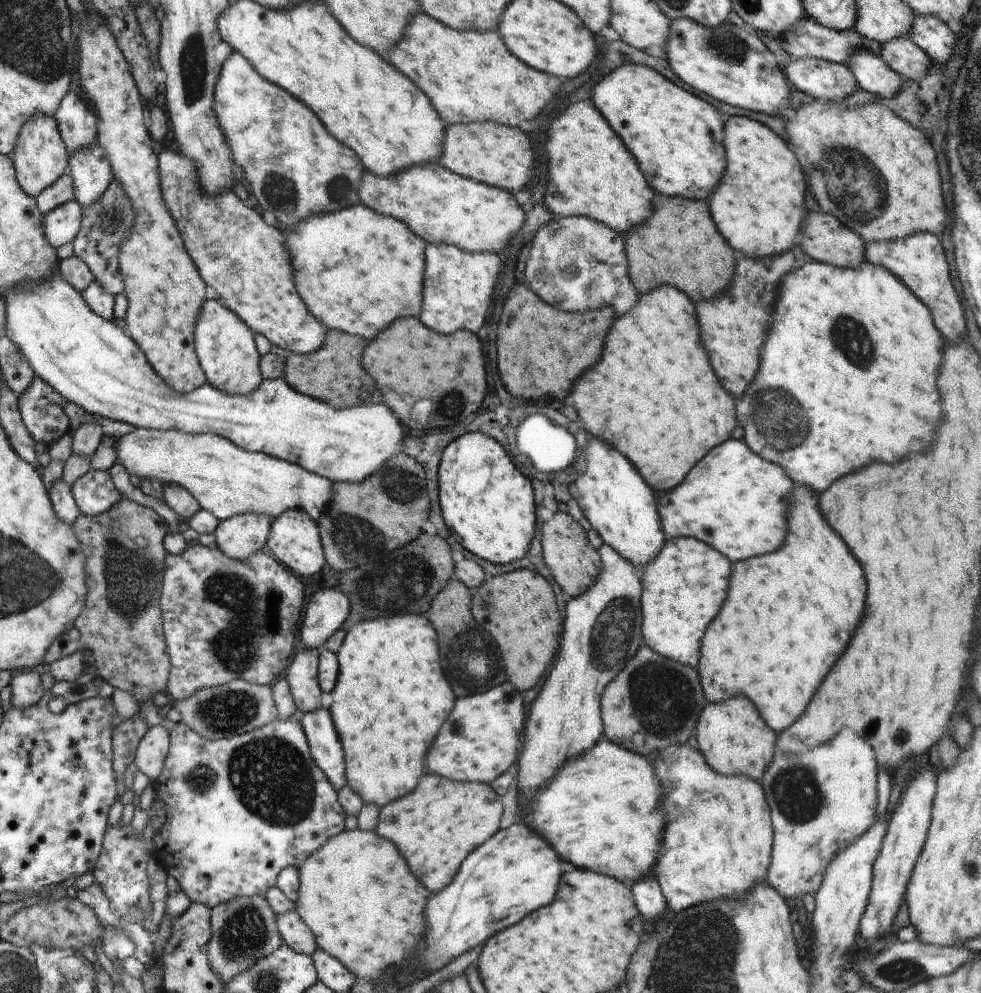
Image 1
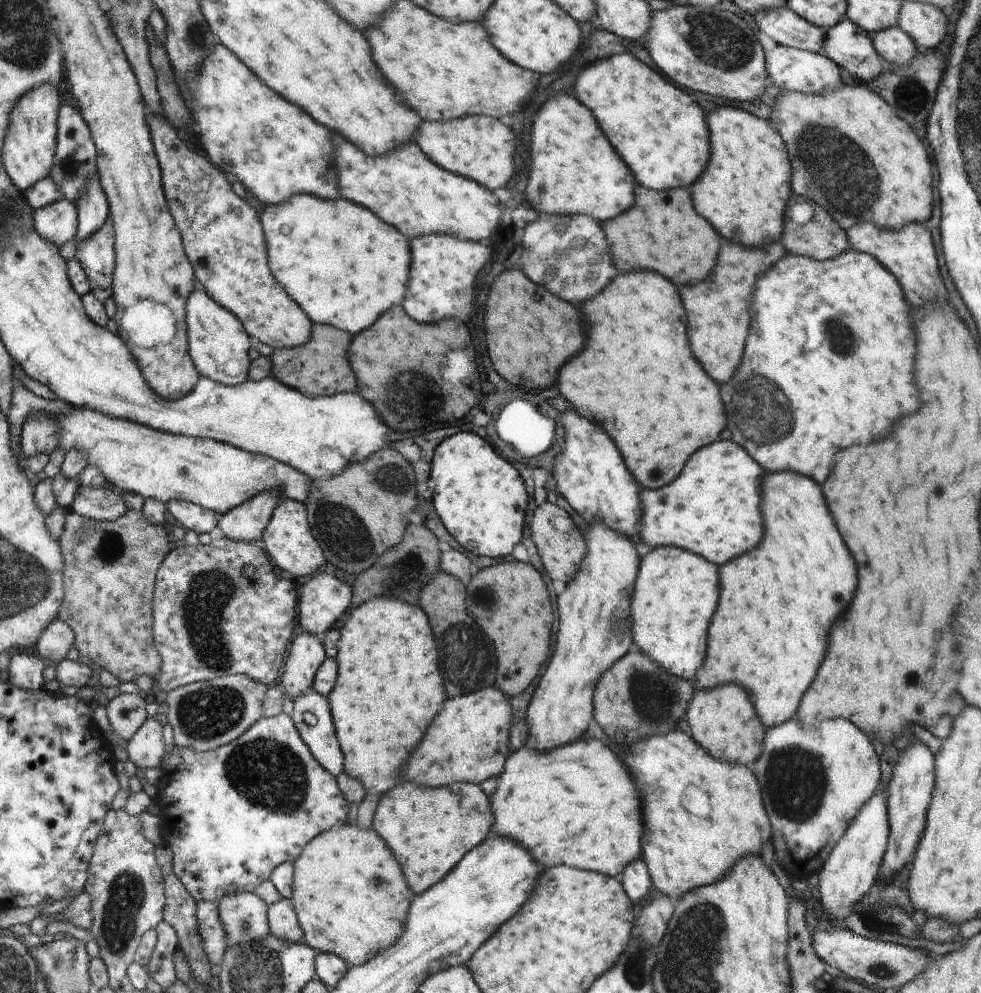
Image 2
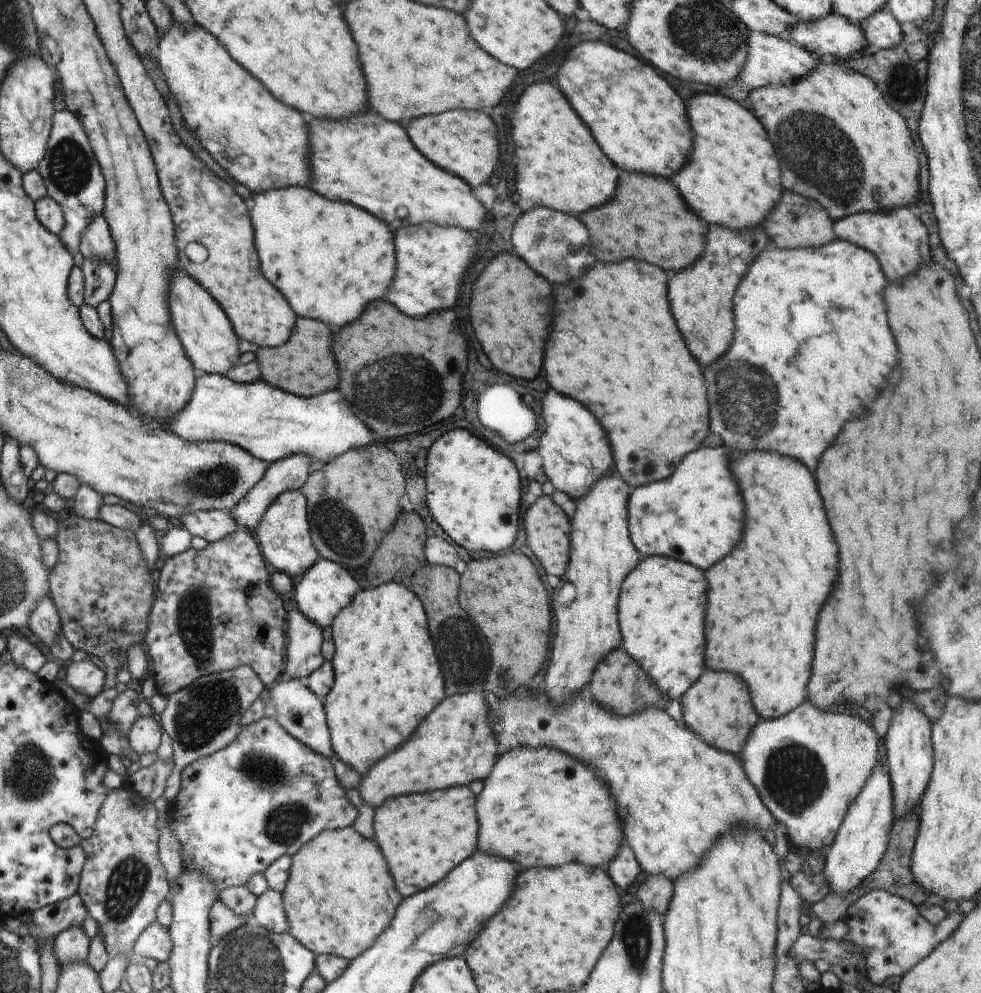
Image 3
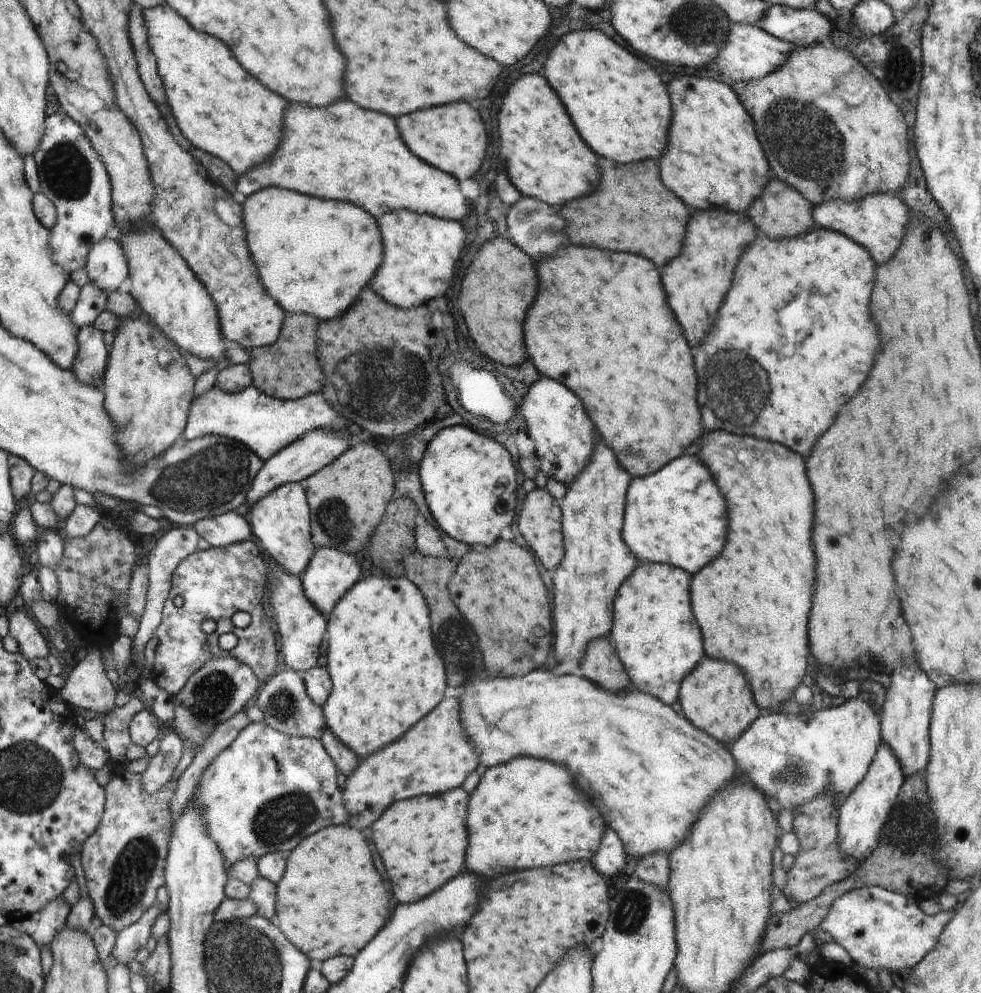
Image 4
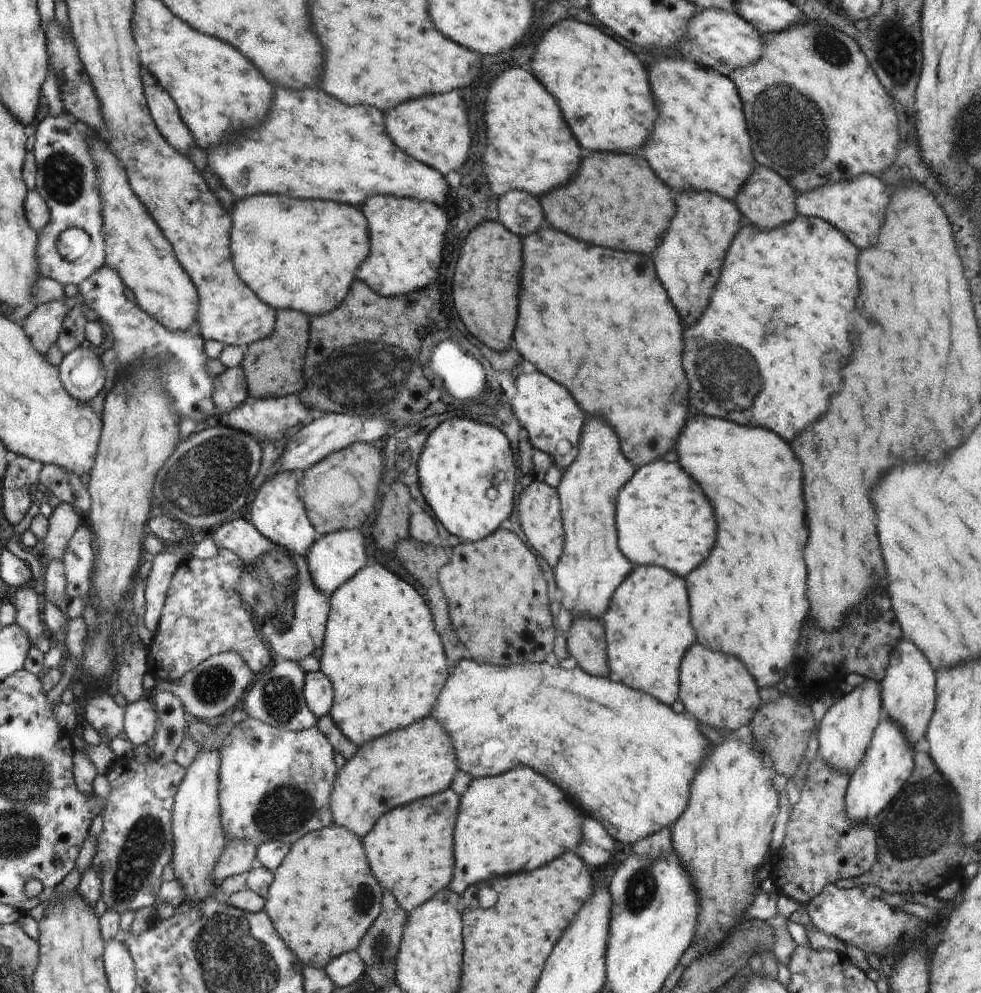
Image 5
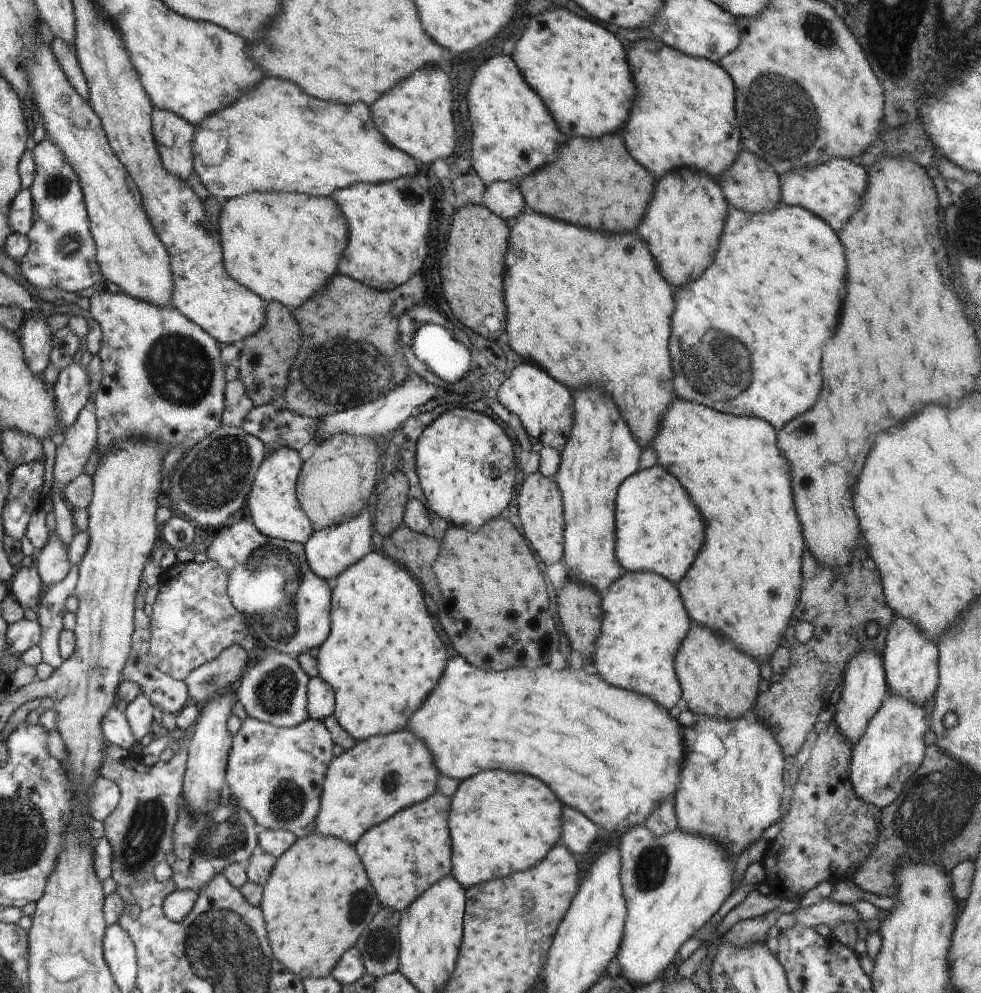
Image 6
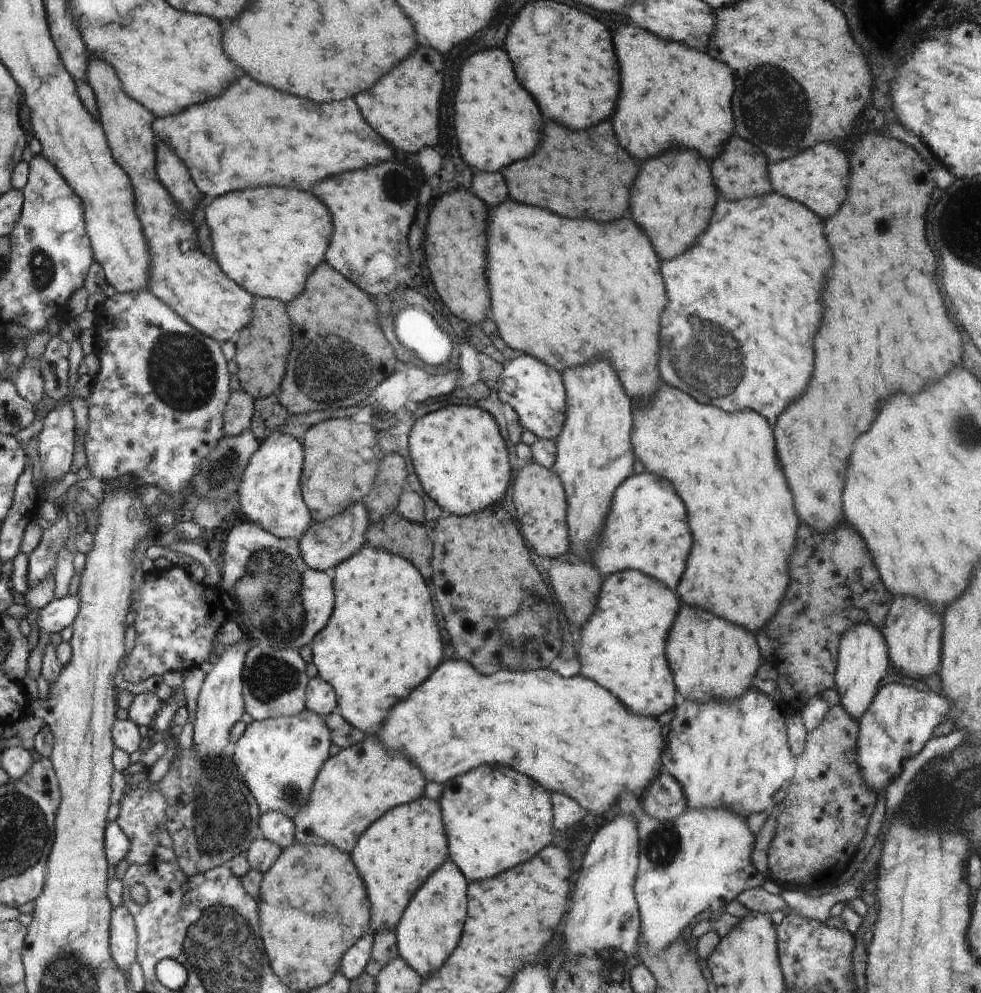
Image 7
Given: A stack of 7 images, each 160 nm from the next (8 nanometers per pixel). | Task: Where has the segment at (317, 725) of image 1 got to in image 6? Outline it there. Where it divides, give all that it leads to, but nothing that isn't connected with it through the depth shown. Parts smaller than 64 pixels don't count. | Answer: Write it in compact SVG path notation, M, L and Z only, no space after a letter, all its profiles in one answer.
M266 650L264 656L257 654L254 657L253 664L249 665L248 672L244 673L244 678L239 682L235 691L237 700L244 706L248 717L273 724L276 727L296 727L308 718L309 712L306 712L308 684L308 675L302 670L296 656Z

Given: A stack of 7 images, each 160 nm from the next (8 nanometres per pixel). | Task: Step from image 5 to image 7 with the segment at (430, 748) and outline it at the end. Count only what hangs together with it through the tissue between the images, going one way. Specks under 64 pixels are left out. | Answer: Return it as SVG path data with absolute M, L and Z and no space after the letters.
M378 738L341 749L323 767L307 806L293 820L296 843L328 843L351 854L362 833L386 810L426 796L422 772L402 752L388 750Z

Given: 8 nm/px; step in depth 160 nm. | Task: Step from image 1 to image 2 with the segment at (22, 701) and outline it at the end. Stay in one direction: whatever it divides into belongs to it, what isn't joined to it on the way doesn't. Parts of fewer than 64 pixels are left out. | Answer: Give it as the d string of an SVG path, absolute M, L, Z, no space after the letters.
M14 652L10 657L10 664L5 677L16 688L35 691L42 688L42 670L44 664L41 658L36 658L33 652Z

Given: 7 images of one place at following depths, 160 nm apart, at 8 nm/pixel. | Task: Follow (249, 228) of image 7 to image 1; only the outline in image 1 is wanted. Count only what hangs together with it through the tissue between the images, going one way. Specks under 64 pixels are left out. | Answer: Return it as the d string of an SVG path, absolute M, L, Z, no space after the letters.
M362 203L354 204L352 207L342 208L335 212L316 212L308 216L304 223L292 226L292 230L288 227L282 228L284 236L287 238L287 250L291 256L292 265L295 268L294 280L295 285L298 286L299 296L303 298L304 305L314 314L316 320L322 322L327 326L327 329L335 329L350 335L358 335L367 341L376 339L376 336L386 330L396 318L404 318L404 316L418 316L422 310L422 286L426 279L426 242L422 238L418 238L416 234L412 233L404 224L394 220L391 217L380 215L373 212Z

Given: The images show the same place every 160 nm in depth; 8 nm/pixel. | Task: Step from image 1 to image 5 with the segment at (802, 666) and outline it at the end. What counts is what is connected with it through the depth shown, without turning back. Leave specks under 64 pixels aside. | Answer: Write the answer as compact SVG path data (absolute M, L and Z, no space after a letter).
M698 415L688 420L688 428L683 428L679 438L680 440L675 444L678 462L689 474L692 472L692 478L700 484L700 488L704 488L704 494L712 500L716 522L718 522L718 540L712 550L712 556L708 556L708 560L704 564L700 564L700 568L696 568L696 572L690 572L684 578L684 580L688 580L688 588L692 588L692 624L696 624L696 632L700 632L700 644L708 644L708 648L716 648L716 650L740 656L740 660L744 660L744 664L748 664L748 672L754 676L758 686L774 686L786 677L788 666L801 668L798 657L794 658L796 656L794 644L800 640L800 628L802 628L804 616L808 616L808 600L804 604L804 588L806 588L804 576L808 572L806 572L806 564L804 564L804 556L802 556L802 550L804 550L804 544L808 538L808 526L806 526L806 504L802 498L802 466L783 438L762 427L746 428L746 426L726 422L724 419L718 420L718 418Z

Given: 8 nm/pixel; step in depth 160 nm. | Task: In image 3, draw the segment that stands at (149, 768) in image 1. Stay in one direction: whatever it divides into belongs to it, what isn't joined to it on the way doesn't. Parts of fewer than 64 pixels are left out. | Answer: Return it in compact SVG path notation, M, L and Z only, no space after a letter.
M138 716L127 734L131 749L138 755L156 751L160 738L162 738L162 728L151 717Z

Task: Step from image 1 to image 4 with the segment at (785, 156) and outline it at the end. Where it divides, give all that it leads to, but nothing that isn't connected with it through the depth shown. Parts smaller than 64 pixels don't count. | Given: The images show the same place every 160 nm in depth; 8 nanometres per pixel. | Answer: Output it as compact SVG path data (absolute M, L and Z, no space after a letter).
M678 76L670 82L672 104L676 104L676 120L672 120L672 148L660 160L659 172L664 172L664 184L692 206L696 211L722 209L733 213L744 213L762 194L763 188L774 177L766 155L760 148L754 122L742 108L738 96L726 83L698 76Z

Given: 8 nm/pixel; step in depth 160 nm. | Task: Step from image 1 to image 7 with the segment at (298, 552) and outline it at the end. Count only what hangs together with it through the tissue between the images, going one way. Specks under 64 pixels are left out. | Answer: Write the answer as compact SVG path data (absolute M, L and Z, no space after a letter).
M279 430L272 431L272 434L260 441L259 450L251 456L246 471L243 472L234 504L238 513L243 512L252 523L262 526L277 537L302 539L310 530L312 520L305 500L302 500L302 462L304 450L300 440Z

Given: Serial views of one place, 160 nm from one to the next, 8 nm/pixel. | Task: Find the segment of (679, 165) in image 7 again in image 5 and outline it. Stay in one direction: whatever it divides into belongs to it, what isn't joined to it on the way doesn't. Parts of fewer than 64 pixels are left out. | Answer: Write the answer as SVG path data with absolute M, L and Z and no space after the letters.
M710 191L684 192L676 198L676 214L671 220L670 230L666 232L660 248L656 248L656 272L672 296L672 304L680 308L684 324L694 326L704 314L714 286L720 276L722 260L726 256L732 238L740 228L740 212L734 202Z

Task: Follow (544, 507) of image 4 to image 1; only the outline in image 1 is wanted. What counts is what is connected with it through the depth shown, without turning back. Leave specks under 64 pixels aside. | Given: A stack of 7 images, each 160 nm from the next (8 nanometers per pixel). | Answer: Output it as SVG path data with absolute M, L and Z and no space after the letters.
M558 511L554 517L542 526L542 554L548 566L552 569L556 582L568 596L580 597L586 592L603 570L602 557L592 548L586 538L586 529L568 513Z

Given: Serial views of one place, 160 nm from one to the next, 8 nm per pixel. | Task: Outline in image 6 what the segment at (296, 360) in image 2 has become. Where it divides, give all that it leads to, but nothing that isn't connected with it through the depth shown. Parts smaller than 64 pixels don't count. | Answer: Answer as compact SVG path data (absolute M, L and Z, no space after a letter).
M270 301L267 304L267 323L252 336L244 339L240 346L238 360L239 377L248 390L248 396L256 405L270 403L276 394L284 394L288 386L288 373L300 348L299 324L292 318L286 305Z

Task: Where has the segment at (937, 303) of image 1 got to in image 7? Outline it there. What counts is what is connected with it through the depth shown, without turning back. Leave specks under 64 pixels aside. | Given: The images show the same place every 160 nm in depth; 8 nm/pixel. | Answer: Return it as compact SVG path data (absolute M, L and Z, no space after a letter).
M818 144L789 159L769 163L767 167L774 192L804 204L820 218L832 218L846 200L850 164L846 156L832 144Z

